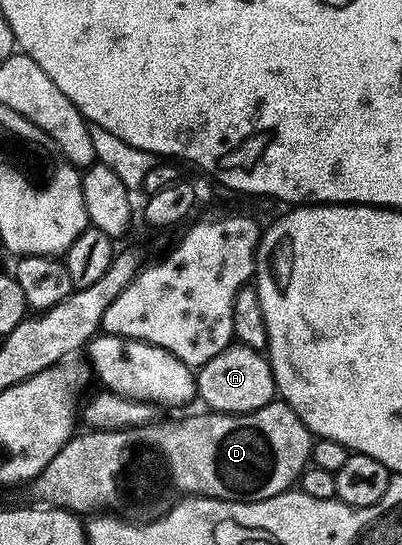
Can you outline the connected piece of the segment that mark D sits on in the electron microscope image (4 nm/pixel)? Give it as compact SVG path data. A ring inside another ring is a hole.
M274 399L269 404L259 407L253 413L214 413L212 411L200 411L194 417L185 417L182 421L160 421L154 419L148 421L146 425L132 425L126 429L94 429L92 431L78 432L69 438L69 442L43 467L43 471L35 478L37 493L42 497L42 502L48 503L53 507L70 510L78 515L89 515L94 511L101 511L106 505L106 510L112 511L117 515L128 515L133 519L152 519L164 515L169 510L170 505L174 504L182 497L190 495L195 497L218 497L224 501L262 501L271 499L275 495L286 492L289 485L300 478L301 473L310 464L313 455L314 434L310 433L309 428L295 415L295 411L284 401Z

